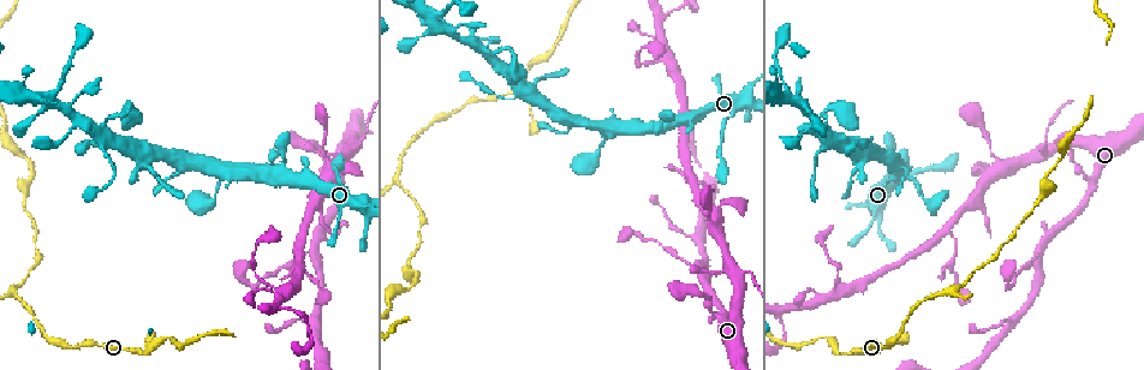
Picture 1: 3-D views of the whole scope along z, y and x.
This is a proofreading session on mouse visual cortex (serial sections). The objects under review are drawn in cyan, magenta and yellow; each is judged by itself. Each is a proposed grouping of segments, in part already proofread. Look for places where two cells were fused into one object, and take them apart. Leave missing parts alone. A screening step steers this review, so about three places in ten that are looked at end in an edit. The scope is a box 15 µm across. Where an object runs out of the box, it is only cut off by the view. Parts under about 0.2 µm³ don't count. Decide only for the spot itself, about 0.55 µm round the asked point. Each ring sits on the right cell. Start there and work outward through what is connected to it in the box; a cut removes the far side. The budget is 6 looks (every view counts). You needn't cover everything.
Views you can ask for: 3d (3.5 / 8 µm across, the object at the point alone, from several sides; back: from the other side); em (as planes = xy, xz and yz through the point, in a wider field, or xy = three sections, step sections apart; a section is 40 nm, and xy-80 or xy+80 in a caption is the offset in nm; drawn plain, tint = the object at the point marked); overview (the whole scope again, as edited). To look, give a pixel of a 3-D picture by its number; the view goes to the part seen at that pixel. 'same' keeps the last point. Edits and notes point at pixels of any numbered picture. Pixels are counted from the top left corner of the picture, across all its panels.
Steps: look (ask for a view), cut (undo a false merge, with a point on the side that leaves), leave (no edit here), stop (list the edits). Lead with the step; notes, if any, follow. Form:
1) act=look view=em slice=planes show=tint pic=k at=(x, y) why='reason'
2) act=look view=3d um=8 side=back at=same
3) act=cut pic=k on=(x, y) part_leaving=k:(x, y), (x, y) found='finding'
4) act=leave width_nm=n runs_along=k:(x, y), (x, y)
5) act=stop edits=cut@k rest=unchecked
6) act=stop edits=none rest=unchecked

act=look view=3d um=3.5 pic=1 at=(844, 352) why='thin neck'

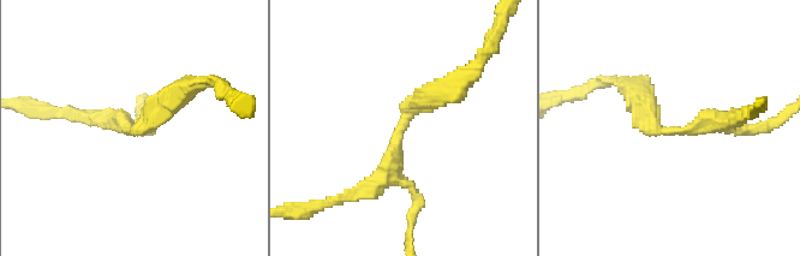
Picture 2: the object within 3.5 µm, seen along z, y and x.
act=look view=em slice=xy step=1 show=tint pic=2 at=(393, 134) arm_widths_nm=200,300 why='now the EM'

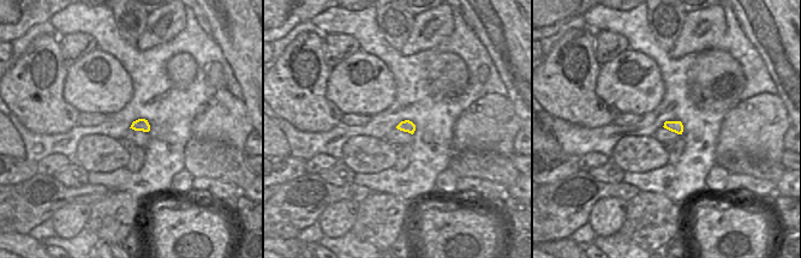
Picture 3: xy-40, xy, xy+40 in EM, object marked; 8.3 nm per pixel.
act=leave runs_along=2:(739, 118), (664, 132), (637, 91) found='all the same cell'

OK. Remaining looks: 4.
act=look view=3d um=3.5 pic=1 at=(1094, 183) why='arms part here'

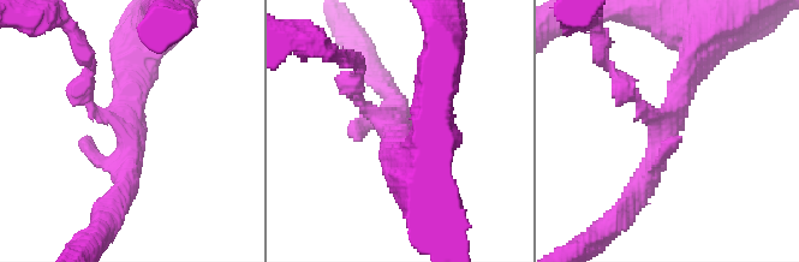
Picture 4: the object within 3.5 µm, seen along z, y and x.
act=look view=em slice=xy step=1 show=tint pic=4 at=(126, 122)

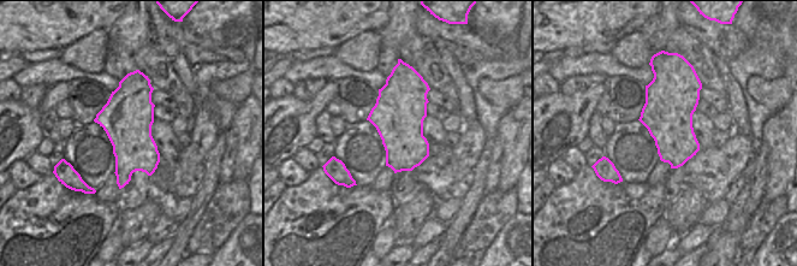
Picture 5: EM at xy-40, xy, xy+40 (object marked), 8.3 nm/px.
act=look view=em slice=xy step=5 show=tint at=same why='another direction'

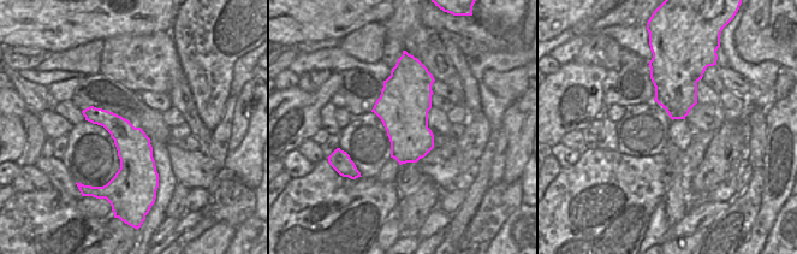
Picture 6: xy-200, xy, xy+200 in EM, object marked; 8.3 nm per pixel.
act=leave found='all the same cell'

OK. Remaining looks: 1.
act=stop edits=none rest=unchecked

